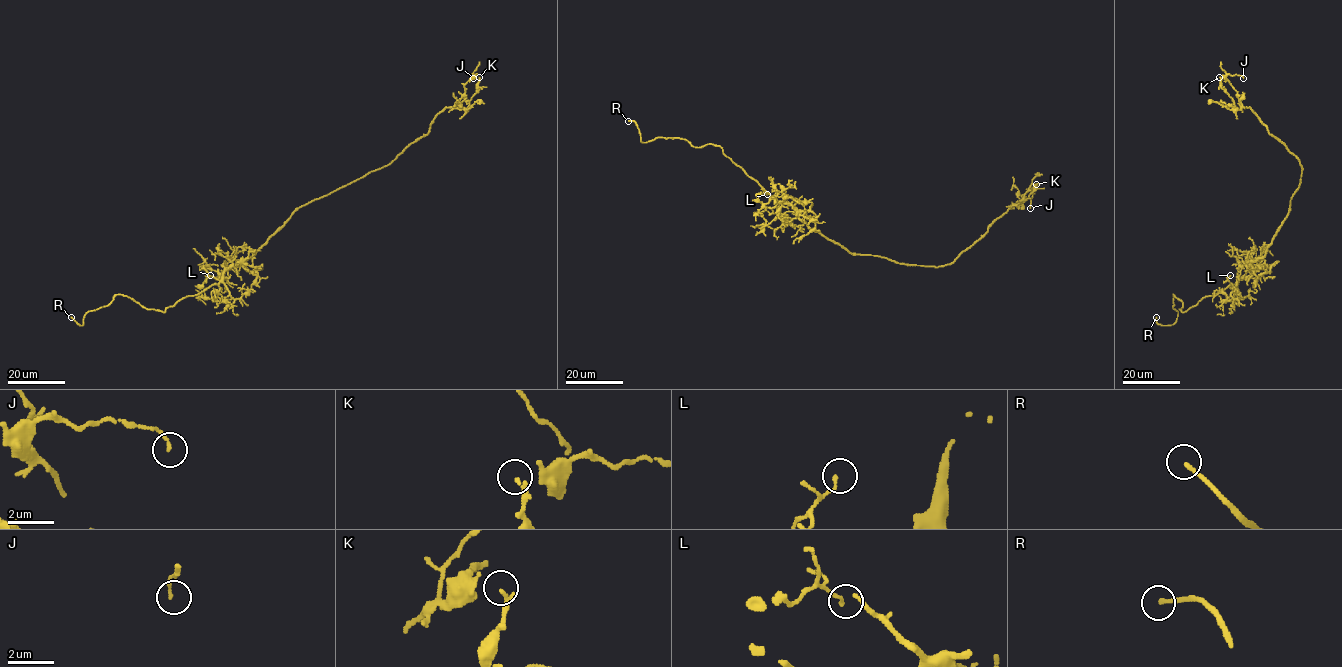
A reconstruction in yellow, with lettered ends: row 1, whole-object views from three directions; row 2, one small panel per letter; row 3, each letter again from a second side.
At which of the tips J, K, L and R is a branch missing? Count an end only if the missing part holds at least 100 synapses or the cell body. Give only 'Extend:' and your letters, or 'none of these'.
Extend: R

